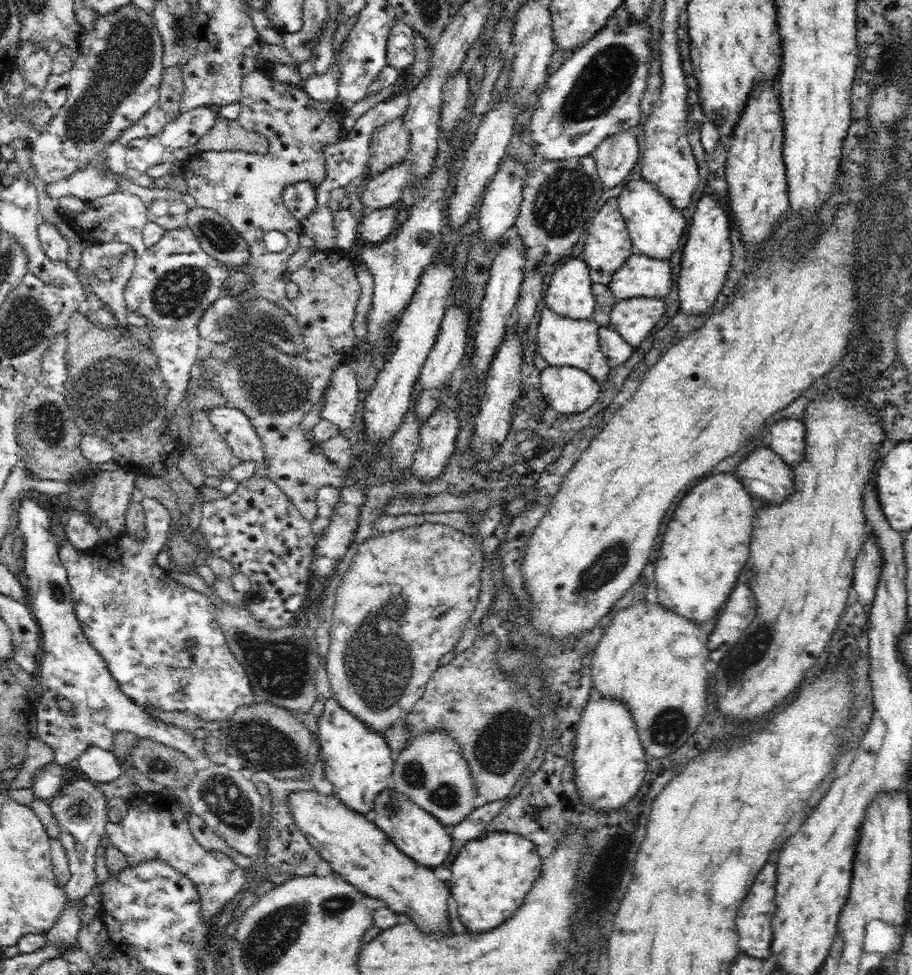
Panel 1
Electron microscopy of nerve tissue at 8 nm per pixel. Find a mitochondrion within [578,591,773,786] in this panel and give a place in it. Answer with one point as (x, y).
(669, 727)

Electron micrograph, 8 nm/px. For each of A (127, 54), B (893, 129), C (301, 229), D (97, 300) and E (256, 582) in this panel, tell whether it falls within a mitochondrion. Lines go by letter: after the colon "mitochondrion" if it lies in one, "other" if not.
A: mitochondrion
B: other
C: other
D: other
E: other

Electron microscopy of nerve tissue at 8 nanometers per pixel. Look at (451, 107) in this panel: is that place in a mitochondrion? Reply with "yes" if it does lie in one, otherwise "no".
no

